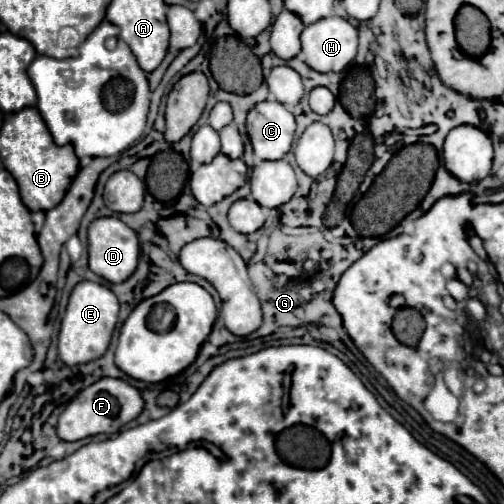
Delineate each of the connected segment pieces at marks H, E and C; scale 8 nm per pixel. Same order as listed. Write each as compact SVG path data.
M325 17L313 25L307 25L301 33L301 53L299 59L319 73L339 73L357 55L357 29L343 17Z
M91 281L77 283L77 287L69 297L69 305L59 331L59 357L63 359L63 363L73 367L99 359L109 347L117 315L119 315L119 301L109 287Z
M267 99L249 111L247 135L253 143L257 159L283 159L293 143L295 117L285 105Z

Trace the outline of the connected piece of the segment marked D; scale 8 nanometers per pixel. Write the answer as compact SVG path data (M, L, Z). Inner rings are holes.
M101 217L89 225L89 267L109 283L123 283L137 269L139 241L133 229L129 229L117 217Z

